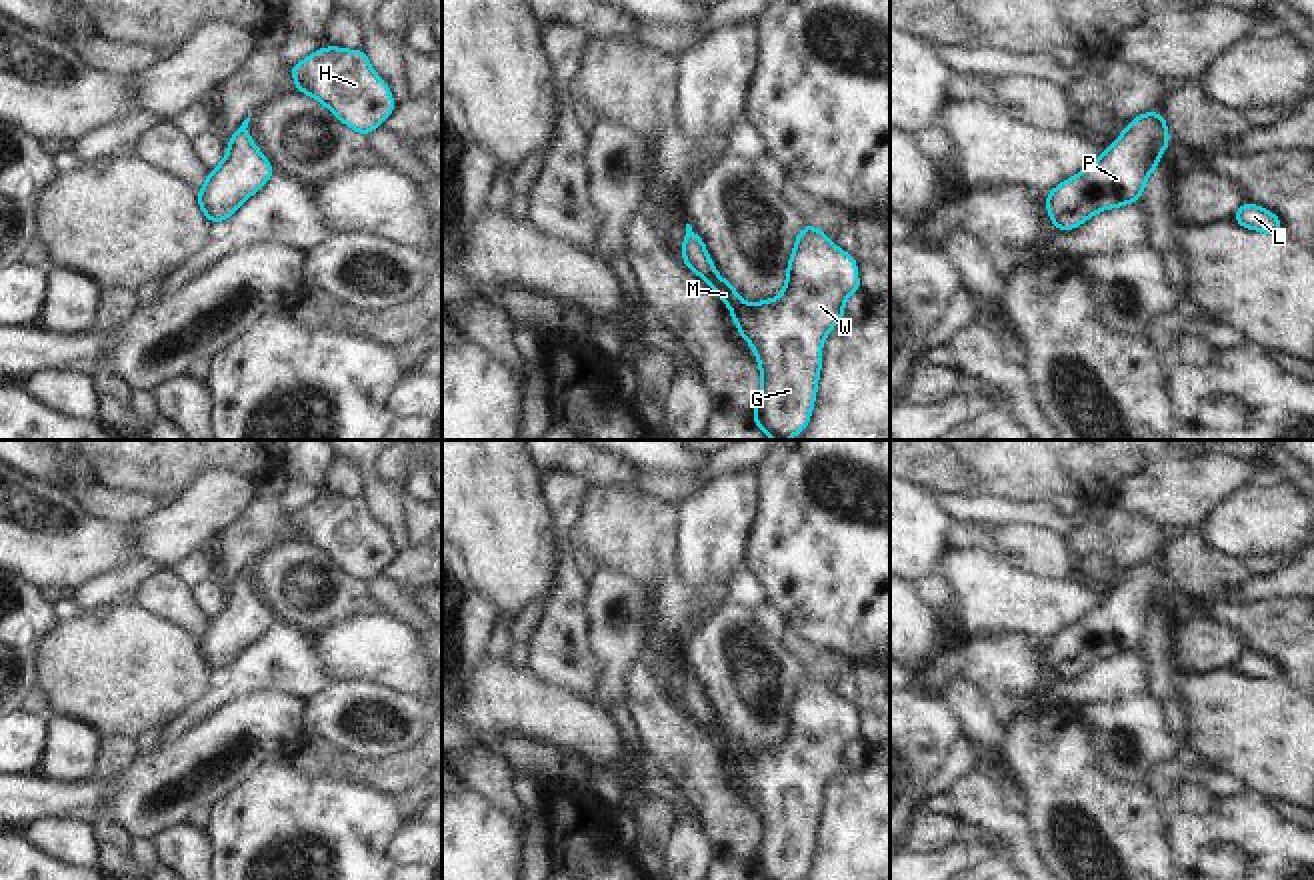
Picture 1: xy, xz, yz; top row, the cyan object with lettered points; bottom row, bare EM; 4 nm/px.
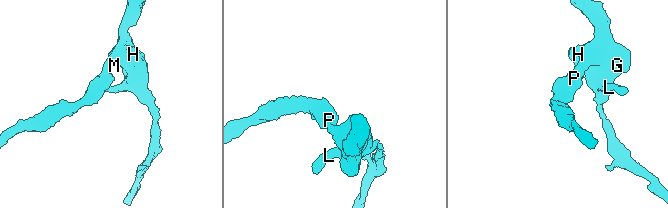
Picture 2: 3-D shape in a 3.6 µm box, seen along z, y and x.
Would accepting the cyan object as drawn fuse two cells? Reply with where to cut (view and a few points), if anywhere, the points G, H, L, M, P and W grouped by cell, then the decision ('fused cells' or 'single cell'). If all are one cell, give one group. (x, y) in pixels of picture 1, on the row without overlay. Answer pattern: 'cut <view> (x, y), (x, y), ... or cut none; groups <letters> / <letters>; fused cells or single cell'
cut none; groups G H L M P W; single cell

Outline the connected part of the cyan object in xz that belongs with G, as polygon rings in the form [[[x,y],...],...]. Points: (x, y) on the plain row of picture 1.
[[[686,672],[682,710],[730,756],[744,790],[750,790],[762,822],[754,862],[764,880],[802,880],[810,872],[822,790],[844,766],[848,742],[862,738],[858,710],[830,690],[818,674],[800,678],[778,746],[744,750],[718,724],[704,688]]]

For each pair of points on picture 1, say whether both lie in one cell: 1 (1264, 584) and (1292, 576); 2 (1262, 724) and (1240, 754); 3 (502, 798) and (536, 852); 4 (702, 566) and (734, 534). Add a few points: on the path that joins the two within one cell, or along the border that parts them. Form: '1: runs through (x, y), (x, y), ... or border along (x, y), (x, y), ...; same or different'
1: runs through (1270, 584), (1286, 582); same
2: runs through (1262, 732), (1248, 746); same
3: runs through (516, 812), (534, 826), (534, 838); same
4: runs through (710, 558), (726, 542); same

